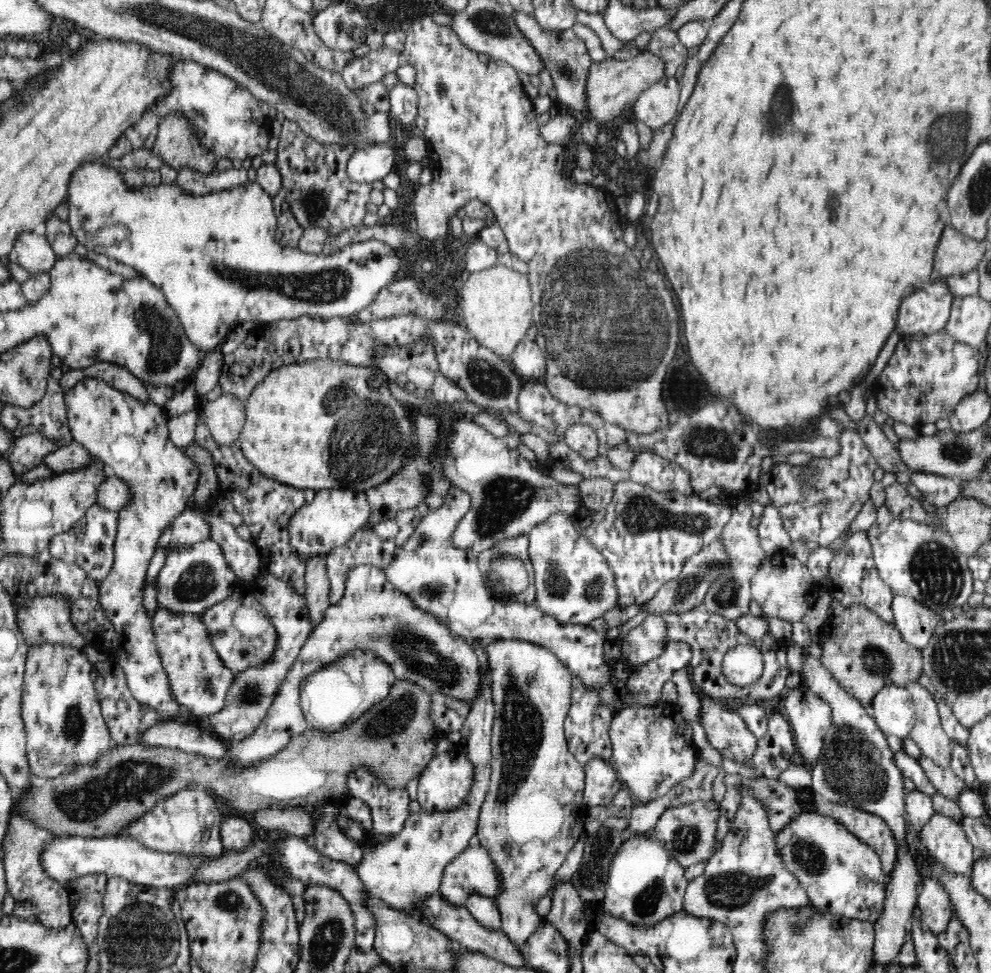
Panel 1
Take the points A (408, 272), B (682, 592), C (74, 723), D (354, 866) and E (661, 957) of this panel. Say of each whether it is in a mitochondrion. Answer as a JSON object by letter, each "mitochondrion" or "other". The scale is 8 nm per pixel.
{"A":"other","B":"mitochondrion","C":"mitochondrion","D":"other","E":"other"}

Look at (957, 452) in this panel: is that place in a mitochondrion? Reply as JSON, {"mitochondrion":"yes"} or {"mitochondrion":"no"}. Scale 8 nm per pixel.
{"mitochondrion":"yes"}

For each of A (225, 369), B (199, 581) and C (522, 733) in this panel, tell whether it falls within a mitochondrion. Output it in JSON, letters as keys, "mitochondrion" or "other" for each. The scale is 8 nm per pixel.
{"A":"other","B":"mitochondrion","C":"mitochondrion"}

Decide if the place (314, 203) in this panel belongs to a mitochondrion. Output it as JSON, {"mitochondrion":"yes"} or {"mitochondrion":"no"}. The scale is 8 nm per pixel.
{"mitochondrion":"yes"}

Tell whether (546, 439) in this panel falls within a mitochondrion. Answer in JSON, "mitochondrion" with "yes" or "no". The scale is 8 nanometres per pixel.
{"mitochondrion":"no"}

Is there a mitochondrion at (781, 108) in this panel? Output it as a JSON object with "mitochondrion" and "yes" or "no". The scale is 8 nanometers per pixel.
{"mitochondrion":"yes"}

